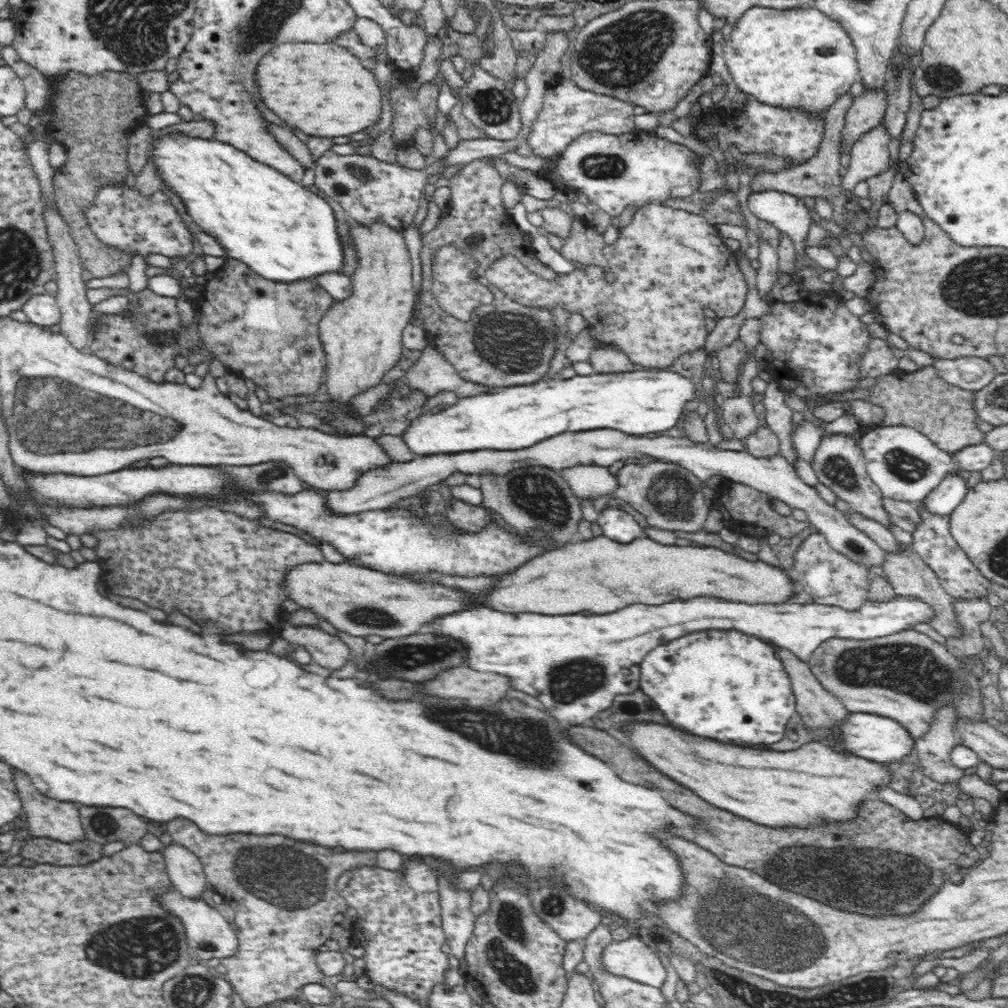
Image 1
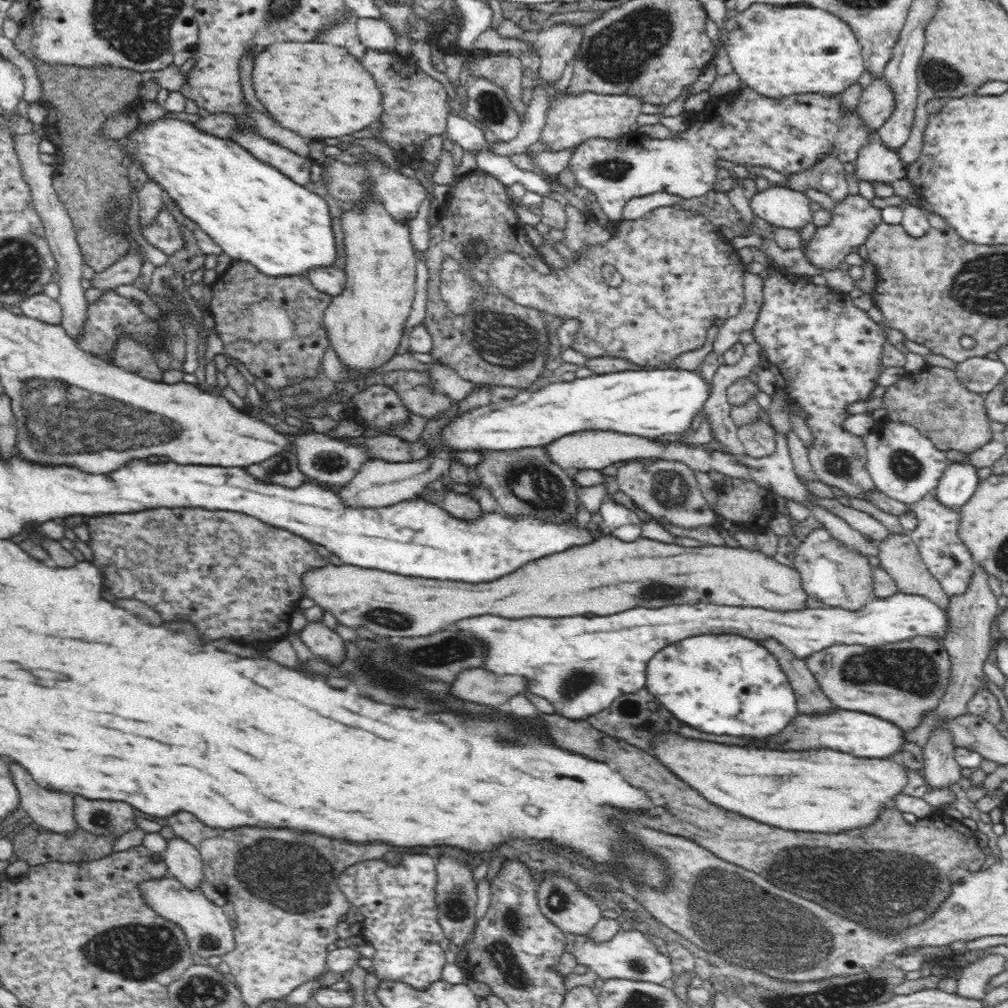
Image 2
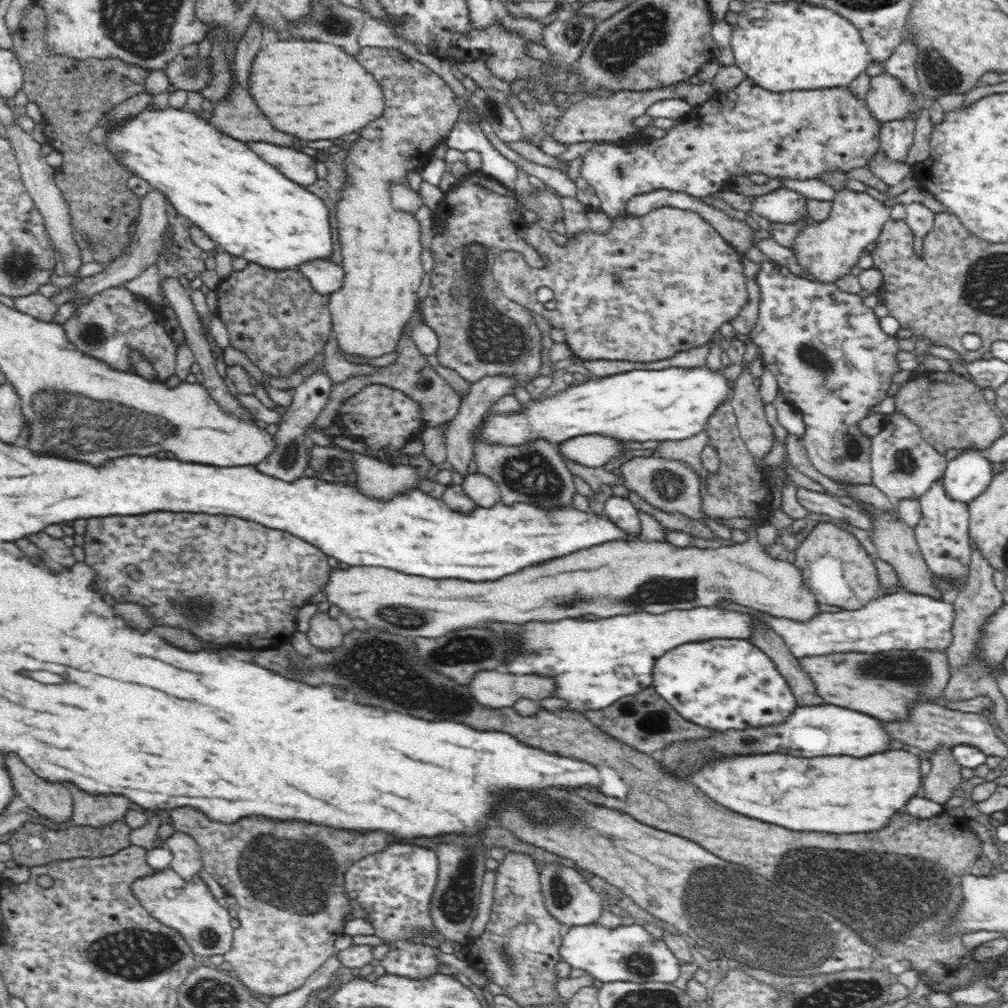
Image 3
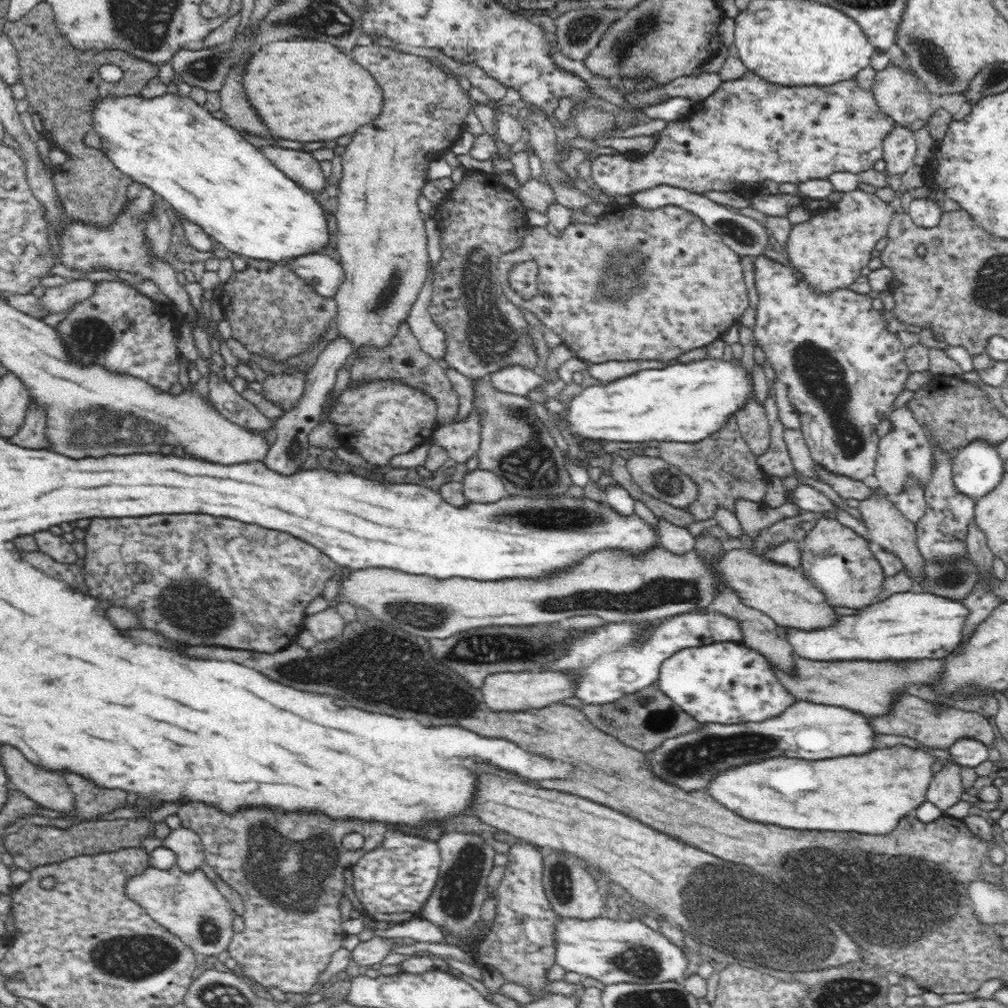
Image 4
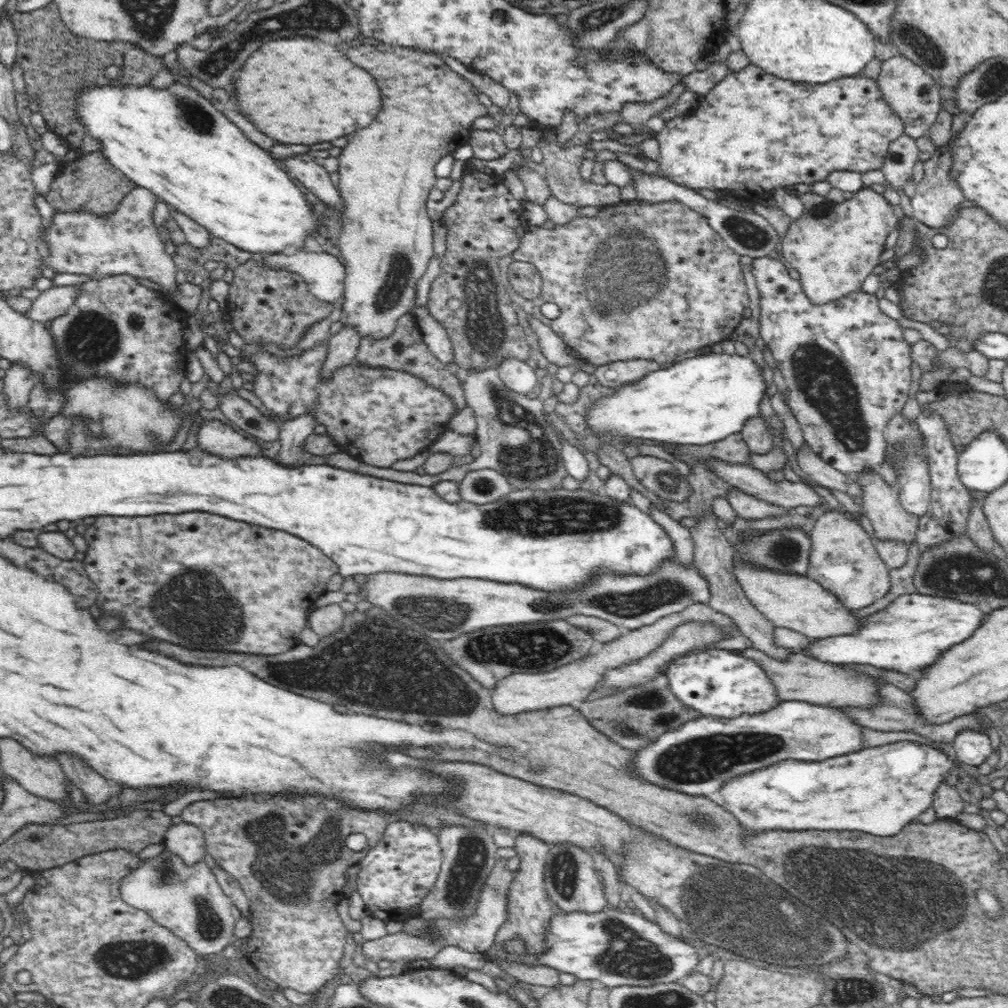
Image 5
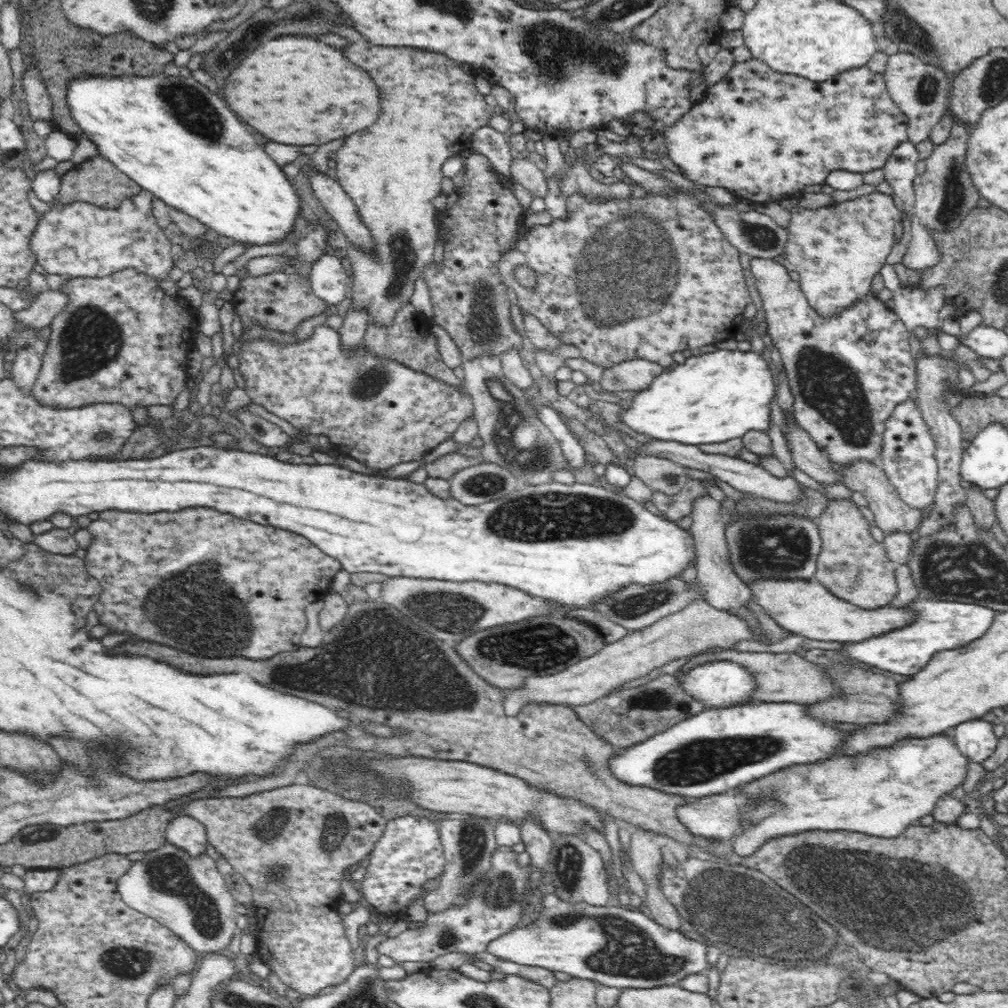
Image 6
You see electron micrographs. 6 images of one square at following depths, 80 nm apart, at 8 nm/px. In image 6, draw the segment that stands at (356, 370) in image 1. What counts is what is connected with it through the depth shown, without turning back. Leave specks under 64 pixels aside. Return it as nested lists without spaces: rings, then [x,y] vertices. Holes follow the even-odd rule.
[[[366,41],[360,43],[350,43],[344,50],[344,56],[354,62],[356,66],[368,70],[368,74],[372,74],[378,93],[380,93],[380,114],[378,120],[368,126],[366,130],[360,130],[360,134],[350,134],[348,138],[344,138],[344,143],[338,151],[336,151],[336,176],[341,188],[352,199],[353,205],[356,206],[358,216],[364,221],[366,228],[370,230],[373,236],[372,250],[368,252],[358,252],[358,246],[350,246],[348,248],[348,256],[352,260],[352,268],[354,268],[354,284],[352,284],[352,306],[368,306],[370,316],[372,316],[372,324],[381,324],[386,326],[394,320],[394,314],[402,308],[402,304],[406,304],[413,292],[416,282],[422,276],[423,270],[433,260],[432,254],[434,252],[434,242],[436,242],[437,235],[439,234],[439,226],[436,225],[436,209],[433,200],[443,193],[442,182],[444,177],[444,164],[453,157],[460,156],[461,153],[469,147],[471,143],[472,134],[478,128],[489,126],[488,122],[495,115],[494,107],[490,107],[484,95],[482,95],[476,88],[475,74],[465,73],[460,67],[460,63],[448,58],[445,54],[440,52],[432,52],[426,49],[417,49],[416,47],[395,47],[395,46],[378,46],[368,43]]]

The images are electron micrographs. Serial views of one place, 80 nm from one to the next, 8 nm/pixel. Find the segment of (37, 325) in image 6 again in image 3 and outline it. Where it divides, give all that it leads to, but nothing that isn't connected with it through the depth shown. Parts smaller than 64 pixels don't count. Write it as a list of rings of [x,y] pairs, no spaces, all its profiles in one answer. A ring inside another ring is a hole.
[[[152,189],[150,194],[146,194],[142,200],[139,200],[141,205],[140,215],[137,216],[133,230],[133,241],[127,250],[126,257],[116,258],[115,262],[109,264],[106,272],[100,272],[95,276],[83,278],[76,284],[68,288],[60,288],[56,294],[48,296],[52,303],[60,306],[68,302],[73,302],[80,298],[92,298],[96,293],[110,288],[110,286],[122,286],[128,280],[134,280],[141,276],[150,266],[156,265],[158,257],[164,252],[164,234],[166,234],[166,226],[169,225],[166,217],[166,198],[158,190]]]

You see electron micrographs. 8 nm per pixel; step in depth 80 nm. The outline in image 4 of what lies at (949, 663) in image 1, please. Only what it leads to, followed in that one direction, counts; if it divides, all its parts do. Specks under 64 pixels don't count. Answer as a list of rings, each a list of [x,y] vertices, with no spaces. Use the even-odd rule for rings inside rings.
[[[794,656],[790,673],[782,671],[770,662],[773,674],[788,692],[798,701],[839,706],[871,717],[886,716],[890,712],[890,696],[904,690],[906,684],[930,684],[943,674],[943,659],[920,659],[919,661],[813,661]]]

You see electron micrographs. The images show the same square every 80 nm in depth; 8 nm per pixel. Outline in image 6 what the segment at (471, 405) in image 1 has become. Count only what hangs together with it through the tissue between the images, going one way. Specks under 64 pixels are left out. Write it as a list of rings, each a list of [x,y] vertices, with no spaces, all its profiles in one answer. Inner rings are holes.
[[[717,349],[715,352],[702,353],[699,356],[690,356],[685,354],[679,358],[676,363],[676,368],[672,372],[663,372],[661,375],[657,375],[653,378],[653,381],[649,383],[640,394],[636,394],[630,410],[624,410],[622,414],[622,420],[636,432],[642,432],[642,434],[648,434],[653,439],[660,439],[661,441],[676,440],[676,442],[684,443],[685,445],[696,445],[699,444],[714,444],[719,442],[726,442],[733,438],[742,438],[748,431],[758,430],[767,433],[771,426],[771,402],[776,396],[777,386],[774,385],[774,366],[768,362],[766,357],[762,356],[761,352],[750,350],[750,352],[742,352],[740,349],[727,350]]]

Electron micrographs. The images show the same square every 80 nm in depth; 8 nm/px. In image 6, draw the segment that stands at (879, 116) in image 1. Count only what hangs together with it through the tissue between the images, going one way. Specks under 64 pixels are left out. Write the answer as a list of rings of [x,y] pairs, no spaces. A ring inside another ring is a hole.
[[[898,51],[888,57],[885,71],[885,86],[889,96],[897,104],[897,108],[905,114],[908,121],[907,141],[915,146],[929,140],[930,131],[948,114],[949,102],[946,100],[950,92],[949,73],[931,62],[924,62],[912,53]]]

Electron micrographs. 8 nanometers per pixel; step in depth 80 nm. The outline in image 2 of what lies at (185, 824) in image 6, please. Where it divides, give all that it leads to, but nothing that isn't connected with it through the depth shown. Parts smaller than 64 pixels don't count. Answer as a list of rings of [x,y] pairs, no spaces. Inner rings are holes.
[[[172,837],[162,852],[169,875],[180,880],[184,887],[193,890],[204,877],[200,851],[184,838]]]

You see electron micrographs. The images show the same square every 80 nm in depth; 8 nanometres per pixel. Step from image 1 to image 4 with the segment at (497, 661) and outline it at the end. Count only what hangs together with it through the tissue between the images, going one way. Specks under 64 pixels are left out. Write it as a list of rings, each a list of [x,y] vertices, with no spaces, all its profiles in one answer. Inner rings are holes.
[[[904,591],[896,593],[884,601],[868,606],[856,616],[841,616],[826,628],[816,631],[796,630],[790,628],[788,640],[796,656],[812,659],[813,661],[919,661],[920,659],[946,659],[962,642],[964,626],[970,616],[970,609],[961,601],[936,596],[926,592]],[[678,614],[668,620],[658,621],[658,628],[644,642],[644,646],[634,646],[636,626],[628,624],[608,624],[594,634],[580,634],[570,640],[570,654],[558,658],[550,664],[548,671],[568,673],[574,678],[574,694],[587,705],[603,705],[614,702],[625,694],[639,692],[651,686],[660,678],[661,663],[672,658],[680,650],[700,647],[710,643],[743,641],[739,620],[717,614]]]

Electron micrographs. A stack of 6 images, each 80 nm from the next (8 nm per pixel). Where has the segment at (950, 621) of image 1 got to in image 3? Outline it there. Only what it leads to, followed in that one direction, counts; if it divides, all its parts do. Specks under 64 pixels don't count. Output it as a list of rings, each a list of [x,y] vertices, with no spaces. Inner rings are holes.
[[[870,503],[858,504],[856,508],[868,515],[868,519],[870,519],[870,523],[872,523],[872,528],[870,528],[869,531],[871,534],[871,541],[876,545],[879,556],[886,562],[889,562],[897,572],[902,590],[925,594],[936,600],[948,598],[934,587],[932,573],[917,545],[912,526],[900,520],[896,513],[880,510]]]

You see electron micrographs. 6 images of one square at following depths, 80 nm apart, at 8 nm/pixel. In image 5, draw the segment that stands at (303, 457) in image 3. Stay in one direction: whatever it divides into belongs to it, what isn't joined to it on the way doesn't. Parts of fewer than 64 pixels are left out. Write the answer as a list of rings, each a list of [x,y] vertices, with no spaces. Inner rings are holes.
[[[342,326],[338,333],[329,339],[327,359],[321,368],[323,376],[330,376],[332,370],[355,361],[359,346],[360,337],[357,336],[355,326]],[[312,415],[300,416],[295,419],[284,419],[282,425],[279,425],[280,452],[278,452],[277,464],[282,466],[294,466],[304,454],[302,444],[304,440],[313,433],[314,419]]]

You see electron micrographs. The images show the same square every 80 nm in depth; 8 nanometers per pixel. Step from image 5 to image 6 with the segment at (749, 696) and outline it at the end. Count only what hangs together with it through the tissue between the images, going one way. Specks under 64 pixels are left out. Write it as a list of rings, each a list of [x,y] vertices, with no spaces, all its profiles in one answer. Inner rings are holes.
[[[714,661],[699,667],[696,670],[692,670],[686,678],[682,678],[679,681],[686,693],[690,694],[698,702],[702,702],[706,709],[735,708],[737,705],[758,703],[748,697],[748,694],[752,693],[755,688],[755,679],[742,666],[732,661]]]

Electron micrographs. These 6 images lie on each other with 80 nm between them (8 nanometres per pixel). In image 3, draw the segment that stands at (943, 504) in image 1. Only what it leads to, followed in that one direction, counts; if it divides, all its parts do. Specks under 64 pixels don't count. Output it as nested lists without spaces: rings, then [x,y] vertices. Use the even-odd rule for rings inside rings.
[[[966,448],[955,458],[946,461],[945,473],[943,474],[943,488],[948,497],[956,501],[970,502],[980,493],[987,489],[991,478],[996,474],[992,468],[994,462],[983,455],[983,449]]]

